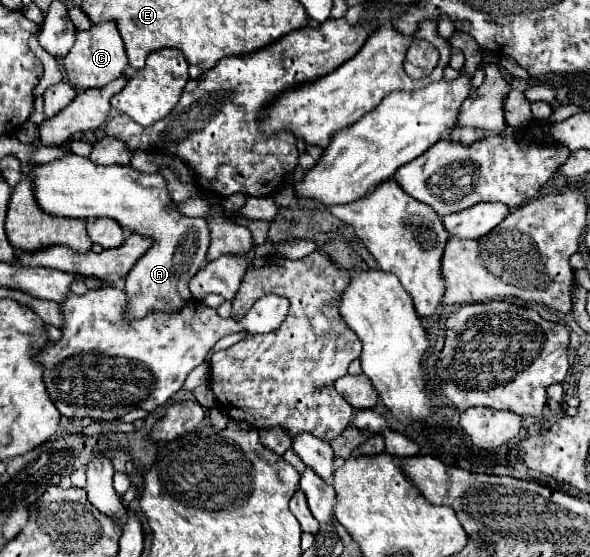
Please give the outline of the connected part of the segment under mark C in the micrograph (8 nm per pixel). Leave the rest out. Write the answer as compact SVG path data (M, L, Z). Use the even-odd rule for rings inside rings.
M112 21L92 25L88 31L76 31L76 41L70 53L62 59L64 73L68 83L74 89L98 89L108 85L110 81L122 77L128 69L128 59L124 53L124 43L120 39L120 33Z

